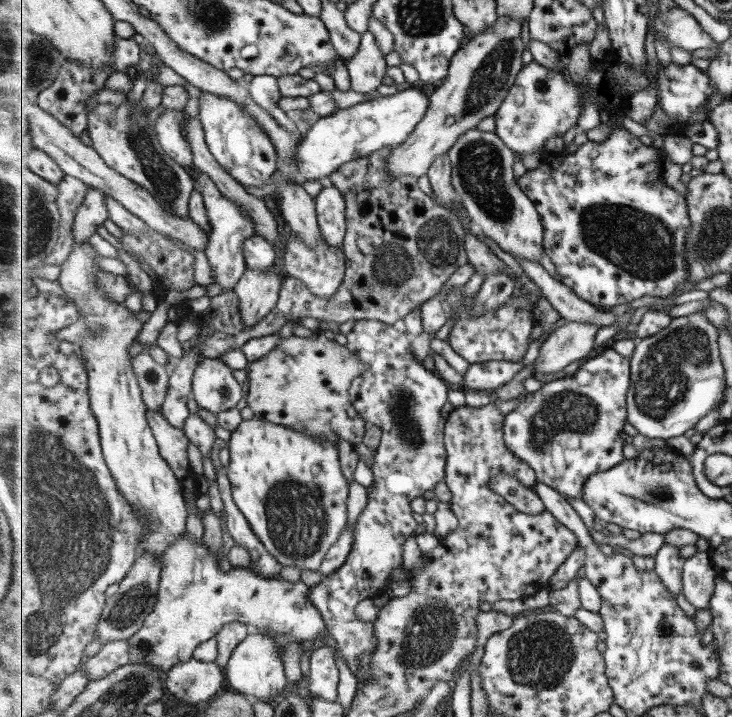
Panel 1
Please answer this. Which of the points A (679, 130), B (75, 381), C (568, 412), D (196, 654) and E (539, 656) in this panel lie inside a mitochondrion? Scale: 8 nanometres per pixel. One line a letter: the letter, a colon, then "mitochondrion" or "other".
A: other
B: other
C: mitochondrion
D: other
E: mitochondrion

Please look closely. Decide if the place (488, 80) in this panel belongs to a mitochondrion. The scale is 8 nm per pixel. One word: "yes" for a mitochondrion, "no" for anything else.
yes

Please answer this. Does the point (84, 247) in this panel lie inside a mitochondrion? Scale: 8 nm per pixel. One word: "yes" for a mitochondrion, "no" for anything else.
no

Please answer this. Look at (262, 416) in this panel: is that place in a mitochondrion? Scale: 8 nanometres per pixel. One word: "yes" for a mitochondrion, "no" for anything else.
no

